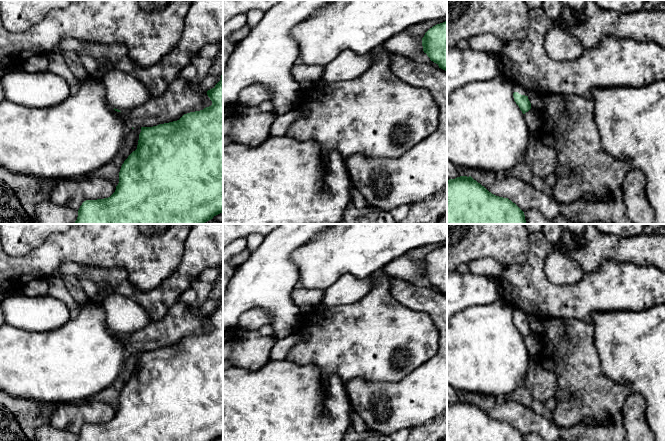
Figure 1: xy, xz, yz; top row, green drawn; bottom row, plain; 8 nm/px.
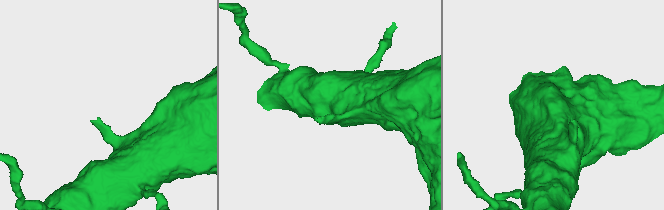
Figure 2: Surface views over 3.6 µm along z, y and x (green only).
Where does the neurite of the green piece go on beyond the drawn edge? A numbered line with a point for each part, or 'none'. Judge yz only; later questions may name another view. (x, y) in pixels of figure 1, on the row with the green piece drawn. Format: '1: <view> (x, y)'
1: yz (520, 89)

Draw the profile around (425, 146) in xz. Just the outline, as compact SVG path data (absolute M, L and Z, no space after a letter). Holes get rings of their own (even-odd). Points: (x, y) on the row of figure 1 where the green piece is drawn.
M389 53L390 69L402 81L430 91L439 108L437 129L427 138L397 158L367 158L356 154L348 158L347 167L356 189L372 208L384 212L401 205L427 200L447 188L447 72L430 63Z

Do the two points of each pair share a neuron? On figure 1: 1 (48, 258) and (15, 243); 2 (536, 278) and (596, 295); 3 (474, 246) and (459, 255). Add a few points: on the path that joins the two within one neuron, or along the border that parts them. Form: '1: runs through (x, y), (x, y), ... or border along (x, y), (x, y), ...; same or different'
1: border along (49, 235), (28, 253), (10, 256); different
2: runs through (551, 293), (553, 295), (581, 295); same
3: runs through (470, 246), (463, 251); same

